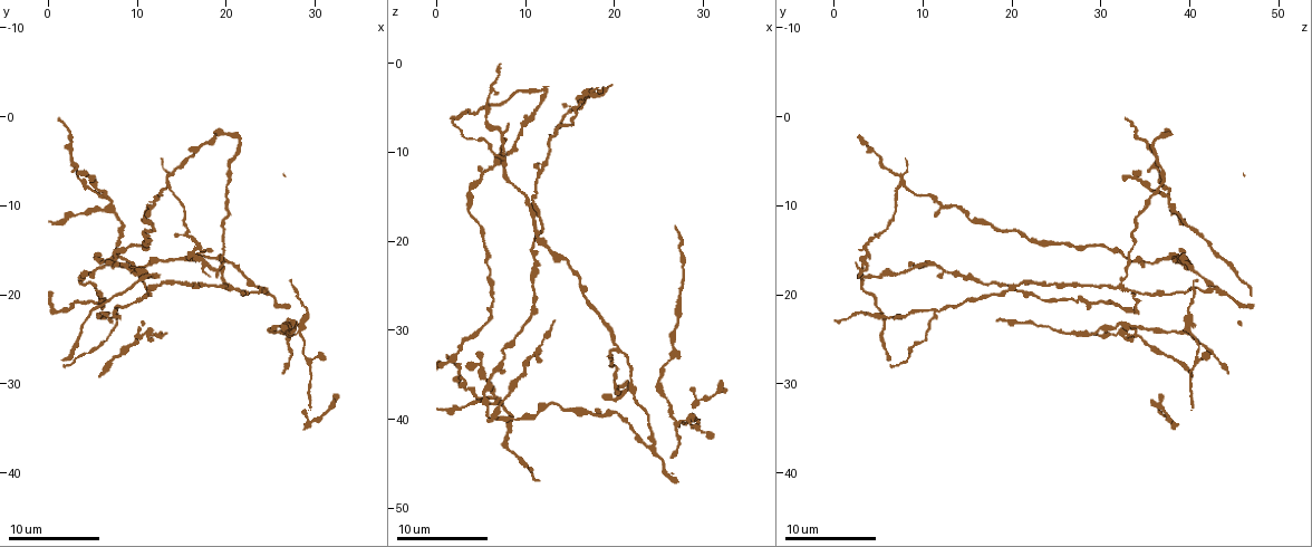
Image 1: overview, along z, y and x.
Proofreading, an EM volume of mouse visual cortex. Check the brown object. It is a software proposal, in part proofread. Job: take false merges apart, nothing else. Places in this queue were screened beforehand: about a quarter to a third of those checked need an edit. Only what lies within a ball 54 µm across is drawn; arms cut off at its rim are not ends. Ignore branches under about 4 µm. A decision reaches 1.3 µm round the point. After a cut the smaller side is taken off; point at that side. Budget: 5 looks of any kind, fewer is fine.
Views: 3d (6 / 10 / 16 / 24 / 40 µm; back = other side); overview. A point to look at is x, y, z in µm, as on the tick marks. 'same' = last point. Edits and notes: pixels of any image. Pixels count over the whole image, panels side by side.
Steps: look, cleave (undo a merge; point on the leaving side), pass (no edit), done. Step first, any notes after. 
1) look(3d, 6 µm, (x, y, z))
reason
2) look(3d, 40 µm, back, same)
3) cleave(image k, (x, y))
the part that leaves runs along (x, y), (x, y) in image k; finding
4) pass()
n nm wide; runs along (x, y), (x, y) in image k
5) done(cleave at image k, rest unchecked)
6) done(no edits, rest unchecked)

look(3d, 6 µm, (28.4, 24.0, 40.2))
three arms meet

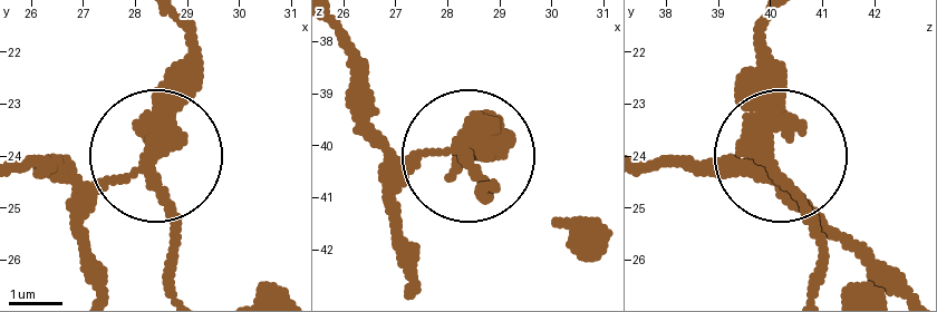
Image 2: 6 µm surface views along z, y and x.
look(3d, 6 µm, back, (28.25, 24.30, 40.05))
other side

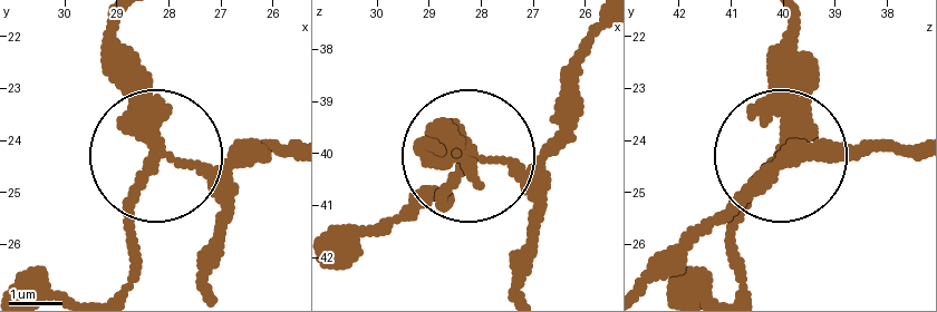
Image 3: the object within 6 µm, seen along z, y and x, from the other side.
cleave(image 3, (110, 47))
230 nm wide; the part that leaves runs along (141, 122), (150, 156), (127, 196), (127, 290) in image 3; two neurons meet here

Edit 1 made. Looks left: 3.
look(3d, 10 µm, (24.2, 19.6, 43.2))
three-way junction

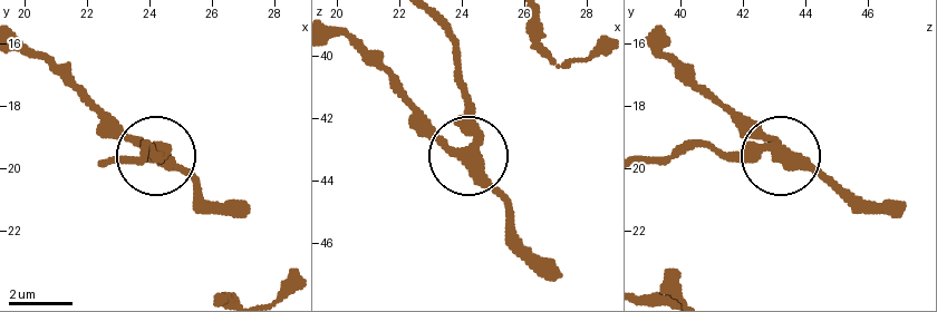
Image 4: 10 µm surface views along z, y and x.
pass()
3 arms; runs along (643, 159), (706, 143), (802, 162), (831, 188) in image 4; one neuron here

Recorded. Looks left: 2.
look(3d, 10 µm, (20.2, 16.2, 39.4))

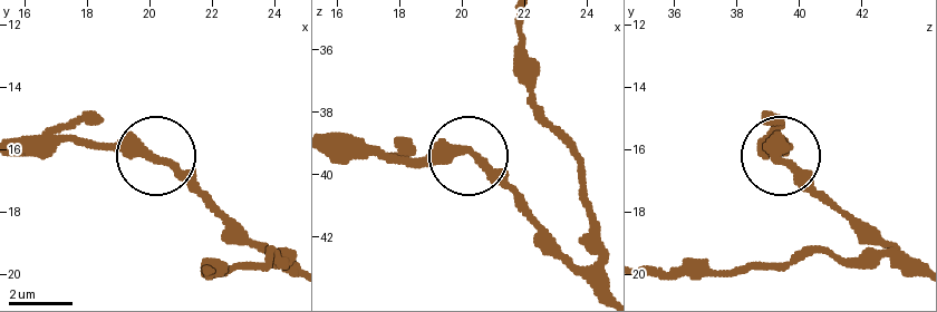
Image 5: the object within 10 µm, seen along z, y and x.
pass()
runs along (521, 25), (592, 262), (465, 155), (387, 161) in image 5; continuous, no second neuron

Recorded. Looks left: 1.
done(cleave at image 3, rest unchecked)

